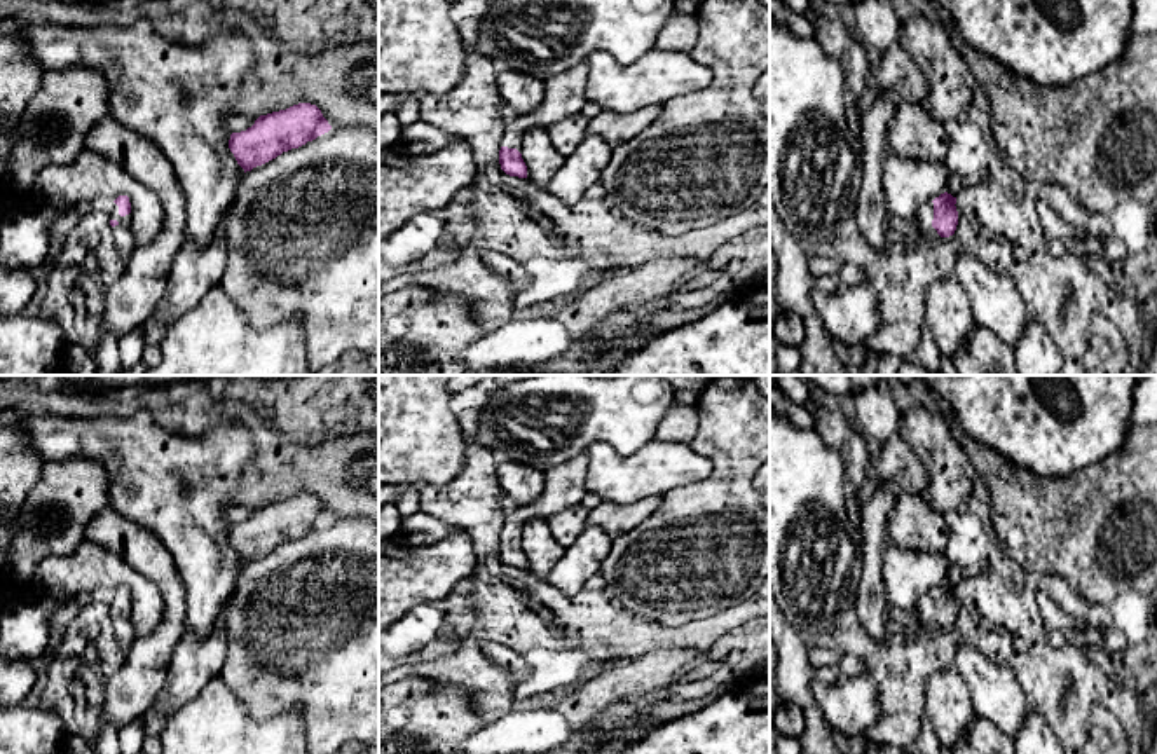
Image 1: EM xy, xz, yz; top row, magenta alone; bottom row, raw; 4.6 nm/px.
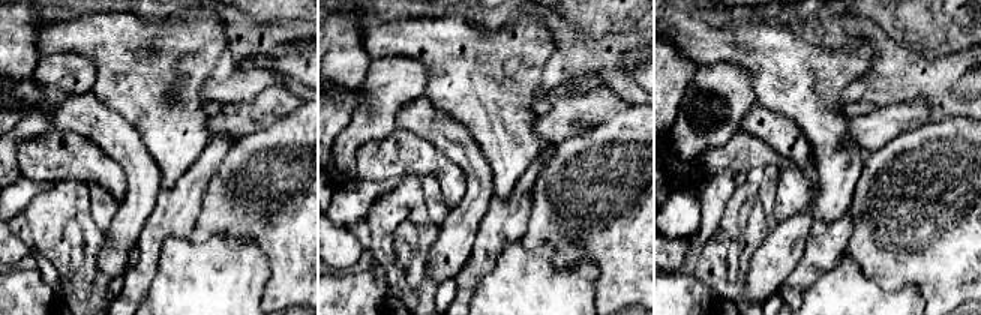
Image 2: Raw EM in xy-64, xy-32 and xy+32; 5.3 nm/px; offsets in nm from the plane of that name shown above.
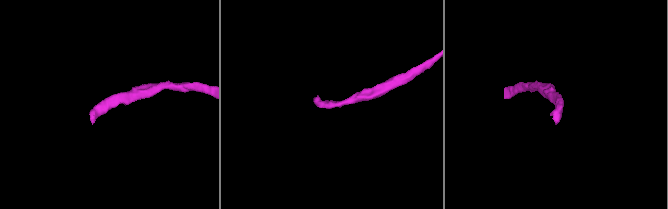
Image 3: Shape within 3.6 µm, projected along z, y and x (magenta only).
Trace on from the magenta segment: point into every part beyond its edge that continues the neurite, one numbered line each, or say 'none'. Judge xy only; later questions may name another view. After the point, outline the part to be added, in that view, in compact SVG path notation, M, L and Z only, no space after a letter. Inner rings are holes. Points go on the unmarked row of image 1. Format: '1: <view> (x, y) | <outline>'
1: xy (123, 625) | M115 593L108 595L108 609L117 611L119 614L112 618L112 625L115 630L115 637L120 642L124 649L129 649L134 642L134 632L133 632L133 621L131 621L131 611L133 606L120 607L119 597Z

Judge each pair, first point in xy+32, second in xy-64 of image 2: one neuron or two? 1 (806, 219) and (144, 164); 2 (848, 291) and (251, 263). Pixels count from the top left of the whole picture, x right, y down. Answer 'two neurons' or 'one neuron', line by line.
1: one neuron
2: one neuron

